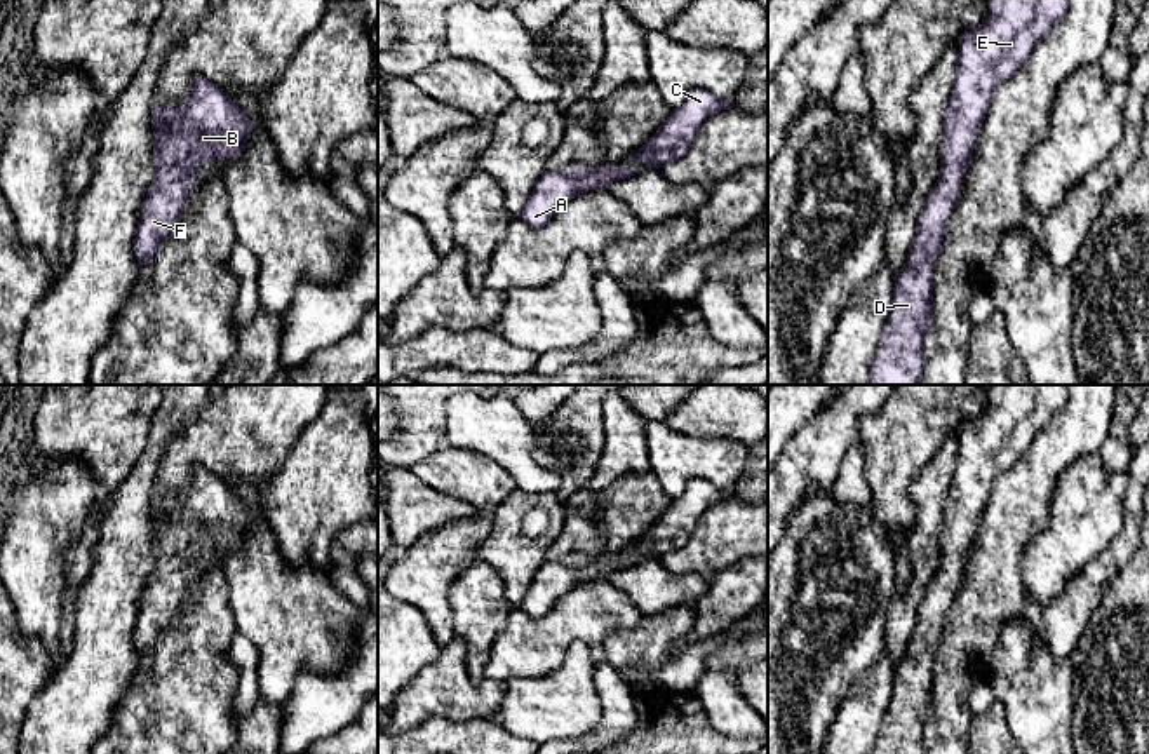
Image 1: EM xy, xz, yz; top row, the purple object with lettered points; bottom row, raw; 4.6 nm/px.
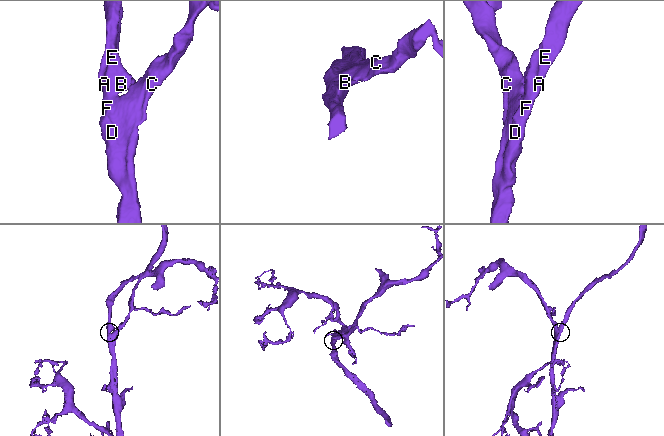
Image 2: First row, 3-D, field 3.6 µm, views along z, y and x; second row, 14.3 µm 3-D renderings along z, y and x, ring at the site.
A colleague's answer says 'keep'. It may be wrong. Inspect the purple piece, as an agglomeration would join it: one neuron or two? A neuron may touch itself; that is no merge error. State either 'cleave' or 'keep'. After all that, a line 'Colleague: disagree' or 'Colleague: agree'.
keep
Colleague: agree

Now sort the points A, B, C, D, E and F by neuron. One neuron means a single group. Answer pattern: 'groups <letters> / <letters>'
groups A B C D E F

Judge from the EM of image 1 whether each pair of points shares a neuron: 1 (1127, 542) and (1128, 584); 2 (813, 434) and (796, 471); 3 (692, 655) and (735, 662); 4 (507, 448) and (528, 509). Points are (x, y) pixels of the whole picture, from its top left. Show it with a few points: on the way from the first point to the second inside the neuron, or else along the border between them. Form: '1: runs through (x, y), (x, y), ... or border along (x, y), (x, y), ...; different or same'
1: border along (1130, 559), (1102, 594); different
2: runs through (813, 443), (813, 453), (805, 462); same
3: border along (726, 631), (707, 657), (705, 674), (695, 693); different
4: border along (517, 488), (528, 493), (554, 493); different

